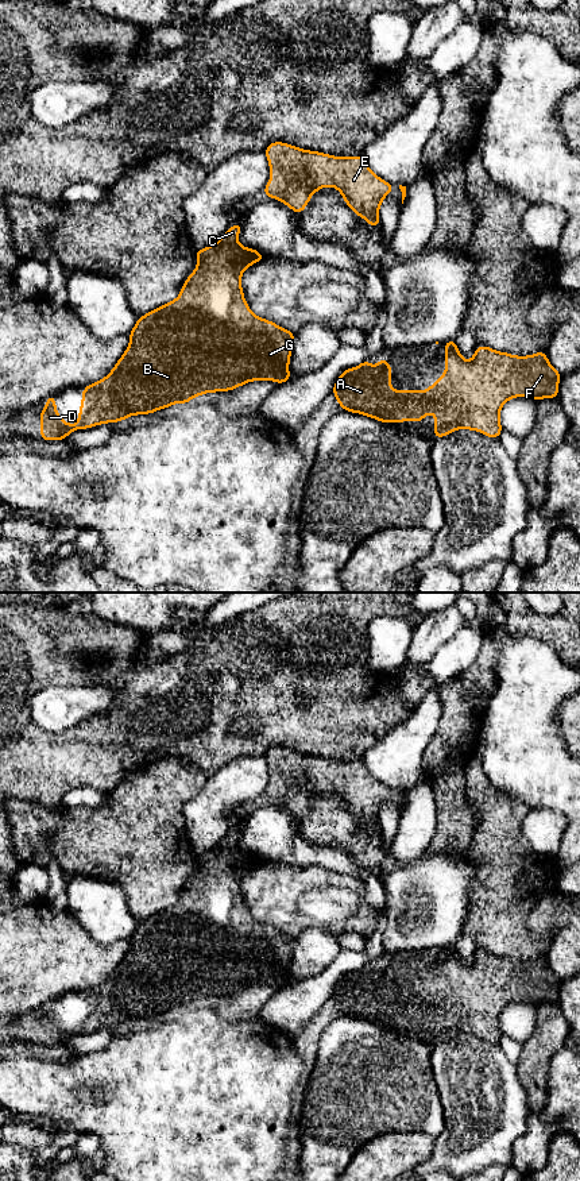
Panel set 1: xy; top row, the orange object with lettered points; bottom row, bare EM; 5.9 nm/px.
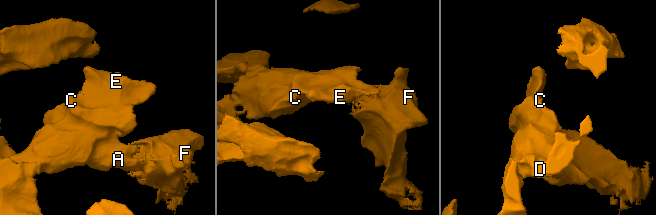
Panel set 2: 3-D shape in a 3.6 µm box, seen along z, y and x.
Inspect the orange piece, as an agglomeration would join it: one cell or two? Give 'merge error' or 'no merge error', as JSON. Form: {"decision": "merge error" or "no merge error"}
{"decision": "no merge error"}

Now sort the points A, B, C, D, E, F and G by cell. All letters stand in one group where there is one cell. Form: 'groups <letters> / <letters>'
groups A B C D E F G

